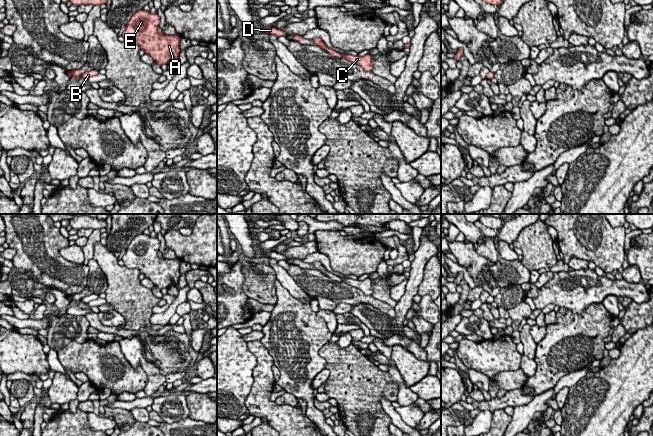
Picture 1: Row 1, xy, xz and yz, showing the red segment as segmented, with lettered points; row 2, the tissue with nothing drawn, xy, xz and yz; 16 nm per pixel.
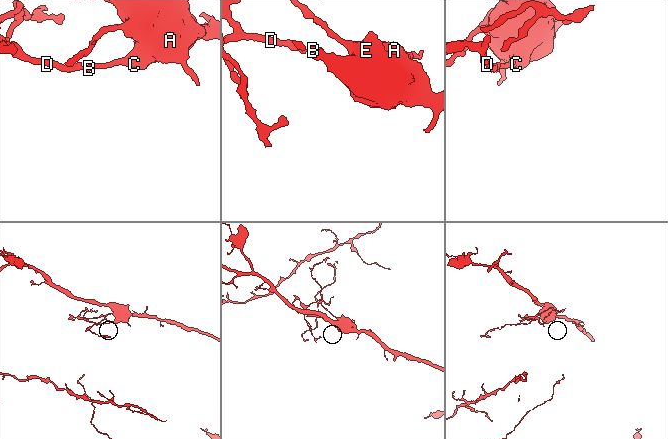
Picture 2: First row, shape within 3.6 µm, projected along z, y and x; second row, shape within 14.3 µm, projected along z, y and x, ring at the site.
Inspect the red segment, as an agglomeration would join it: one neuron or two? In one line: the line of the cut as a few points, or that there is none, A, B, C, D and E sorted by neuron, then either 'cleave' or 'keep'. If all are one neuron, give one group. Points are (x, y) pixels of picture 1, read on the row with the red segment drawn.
cut xy (82, 74), (80, 76); groups A B C E / D; cleave

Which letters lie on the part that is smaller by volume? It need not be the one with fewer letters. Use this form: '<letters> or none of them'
D

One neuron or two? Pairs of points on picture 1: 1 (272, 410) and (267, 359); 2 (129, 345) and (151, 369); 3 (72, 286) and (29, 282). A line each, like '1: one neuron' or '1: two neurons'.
1: one neuron
2: one neuron
3: two neurons

